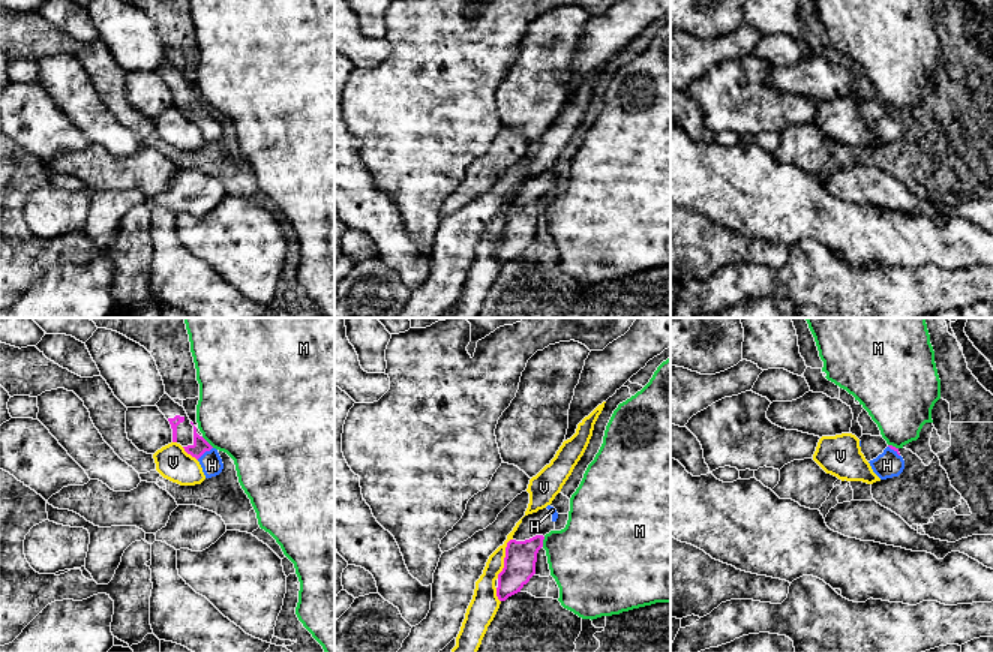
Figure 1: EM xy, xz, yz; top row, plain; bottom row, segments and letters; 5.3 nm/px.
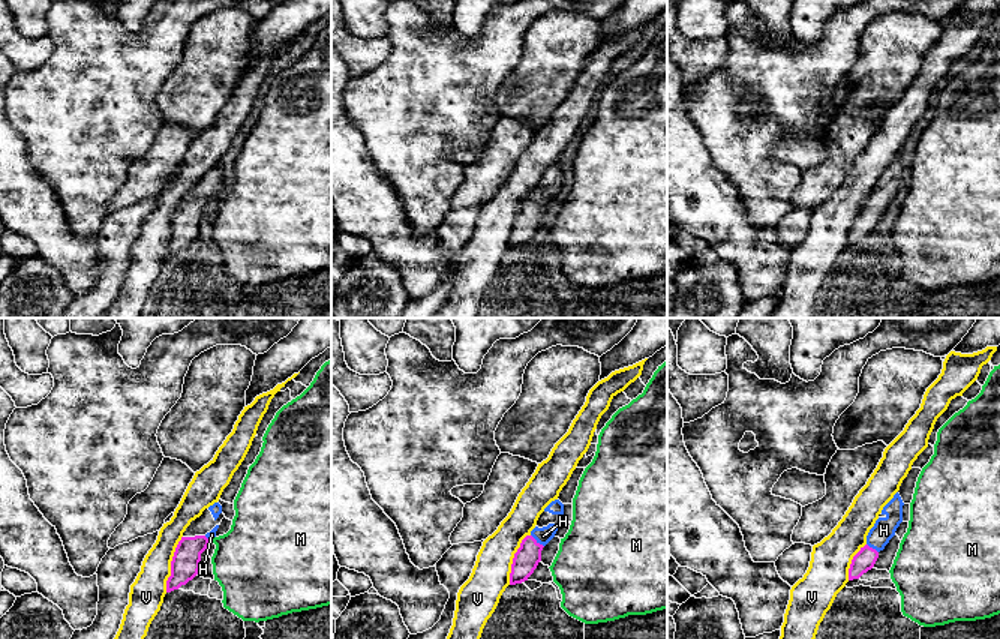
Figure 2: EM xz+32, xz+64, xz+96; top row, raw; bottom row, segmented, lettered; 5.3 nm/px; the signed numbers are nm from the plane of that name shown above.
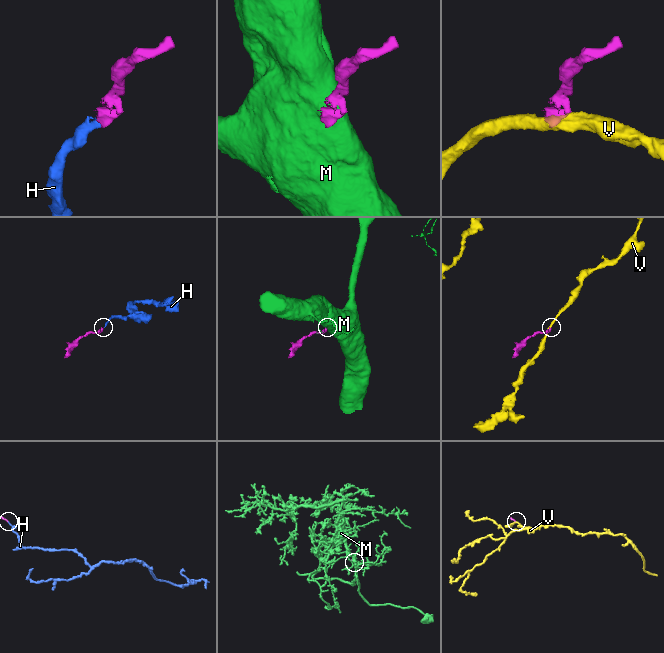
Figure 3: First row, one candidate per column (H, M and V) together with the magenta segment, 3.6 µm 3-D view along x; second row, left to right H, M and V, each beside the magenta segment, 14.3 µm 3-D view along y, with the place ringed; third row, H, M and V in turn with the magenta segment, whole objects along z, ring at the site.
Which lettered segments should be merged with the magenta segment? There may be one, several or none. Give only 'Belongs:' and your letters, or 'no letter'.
Belongs: H

